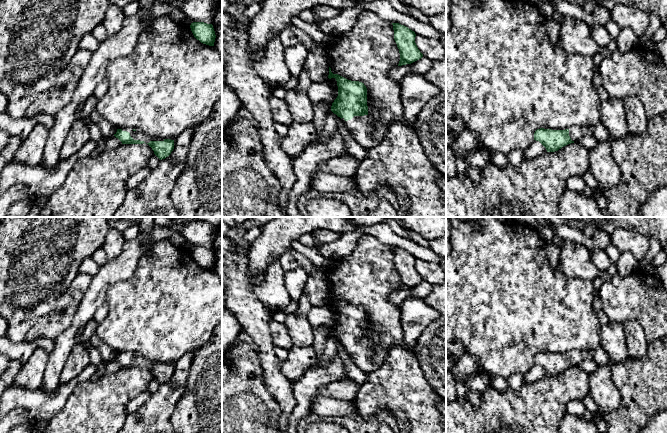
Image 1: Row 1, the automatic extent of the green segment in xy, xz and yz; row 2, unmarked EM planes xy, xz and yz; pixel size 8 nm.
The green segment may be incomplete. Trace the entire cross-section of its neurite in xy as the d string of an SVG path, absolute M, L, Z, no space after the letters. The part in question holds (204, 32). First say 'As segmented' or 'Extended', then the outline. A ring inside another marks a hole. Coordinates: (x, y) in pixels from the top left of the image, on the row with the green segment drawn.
As segmented. M193 22L190 28L194 37L201 43L214 46L216 35L212 24Z

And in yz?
Extended. M573 126L565 130L537 129L534 140L539 141L547 152L555 152L562 147L579 142L584 136L591 135L589 127Z

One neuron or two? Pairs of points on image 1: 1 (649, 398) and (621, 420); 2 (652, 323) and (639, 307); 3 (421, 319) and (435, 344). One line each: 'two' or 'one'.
1: one
2: one
3: two

